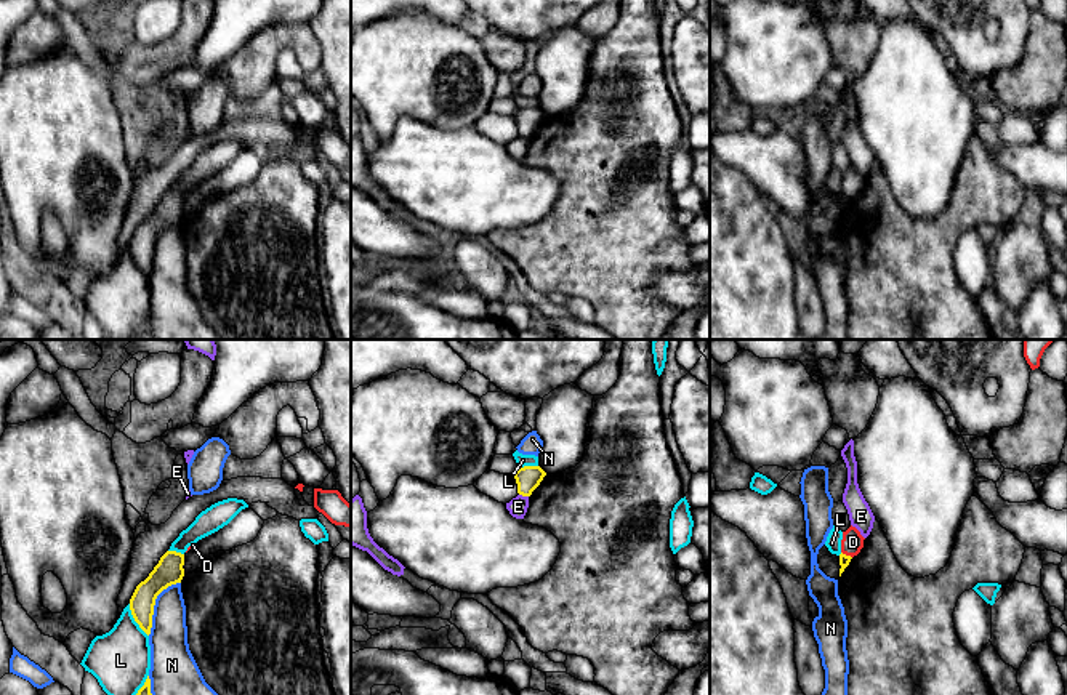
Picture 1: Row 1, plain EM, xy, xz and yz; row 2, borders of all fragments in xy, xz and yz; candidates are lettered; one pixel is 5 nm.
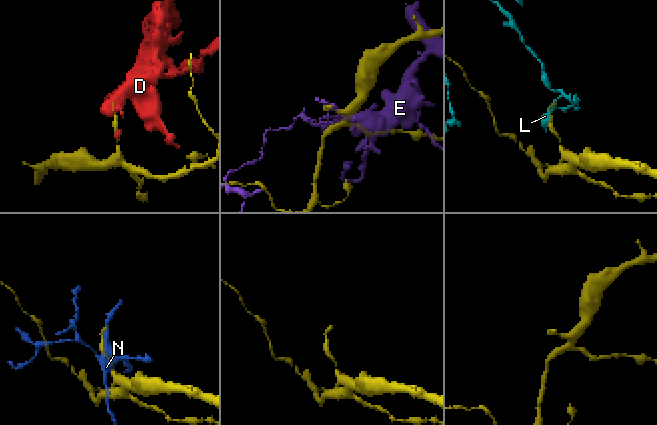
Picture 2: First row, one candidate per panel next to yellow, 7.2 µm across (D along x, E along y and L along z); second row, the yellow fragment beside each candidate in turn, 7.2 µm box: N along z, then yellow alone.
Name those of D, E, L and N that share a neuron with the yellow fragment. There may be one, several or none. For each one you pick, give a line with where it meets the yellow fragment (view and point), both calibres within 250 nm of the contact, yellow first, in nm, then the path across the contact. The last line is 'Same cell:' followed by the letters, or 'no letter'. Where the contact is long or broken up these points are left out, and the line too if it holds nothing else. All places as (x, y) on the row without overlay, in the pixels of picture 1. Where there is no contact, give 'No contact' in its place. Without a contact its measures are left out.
Same cell: no letter

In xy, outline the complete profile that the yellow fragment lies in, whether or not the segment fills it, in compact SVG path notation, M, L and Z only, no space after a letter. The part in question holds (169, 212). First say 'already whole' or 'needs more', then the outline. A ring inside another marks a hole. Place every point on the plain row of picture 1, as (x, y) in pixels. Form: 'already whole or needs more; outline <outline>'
already whole; outline M167 192L149 218L141 223L131 240L130 251L139 269L149 277L157 237L171 226L181 224L184 218L184 195Z

